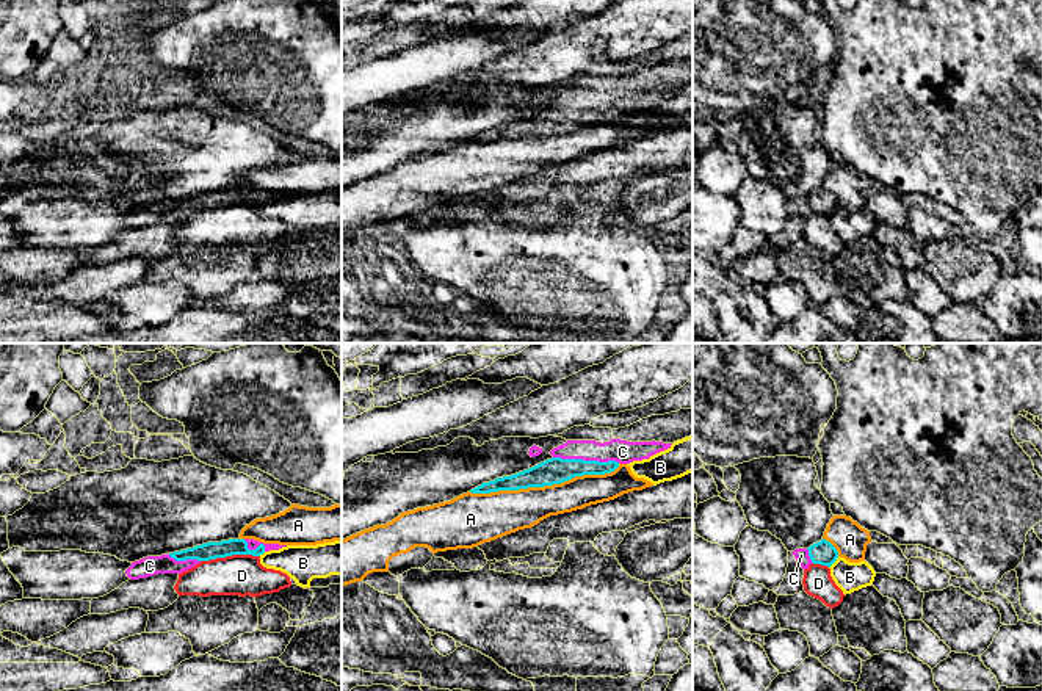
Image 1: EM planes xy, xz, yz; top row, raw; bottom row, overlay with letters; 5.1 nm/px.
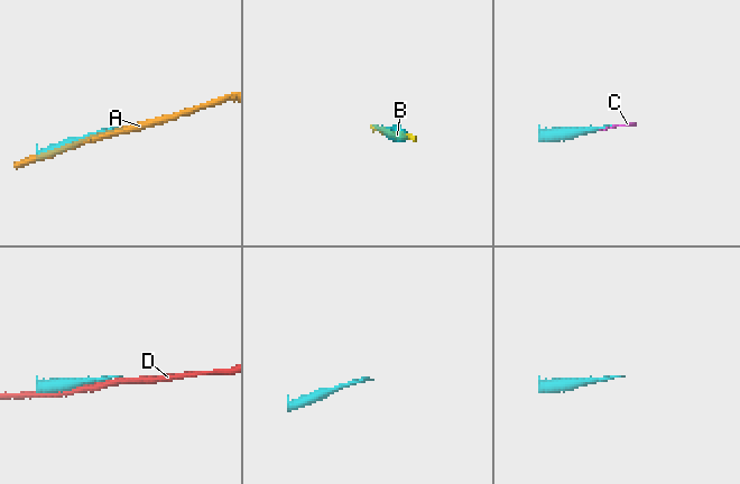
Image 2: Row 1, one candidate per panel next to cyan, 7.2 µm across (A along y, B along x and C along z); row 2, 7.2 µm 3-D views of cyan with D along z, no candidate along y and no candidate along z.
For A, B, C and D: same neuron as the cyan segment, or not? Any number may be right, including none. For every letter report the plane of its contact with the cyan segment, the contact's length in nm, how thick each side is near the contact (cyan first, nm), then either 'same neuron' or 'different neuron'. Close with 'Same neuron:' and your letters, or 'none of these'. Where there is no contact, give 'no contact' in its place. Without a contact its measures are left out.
A: xz | 800 nm | 140/220 nm | different neuron
B: yz | 80 nm | 120/150 nm | different neuron
C: xz | 340 nm | 140/120 nm | same neuron
D: xy | 300 nm | 90/220 nm | different neuron
Same neuron: C

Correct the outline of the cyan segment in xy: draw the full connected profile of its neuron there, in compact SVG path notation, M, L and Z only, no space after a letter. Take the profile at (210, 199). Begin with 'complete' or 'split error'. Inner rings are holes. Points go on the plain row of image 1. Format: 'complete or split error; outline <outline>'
split error; outline M229 188L221 191L207 191L193 197L161 204L147 205L132 212L125 219L130 229L147 227L157 222L182 222L201 210L226 207L232 204L260 205L270 199L279 199L287 194L263 193L254 188Z

